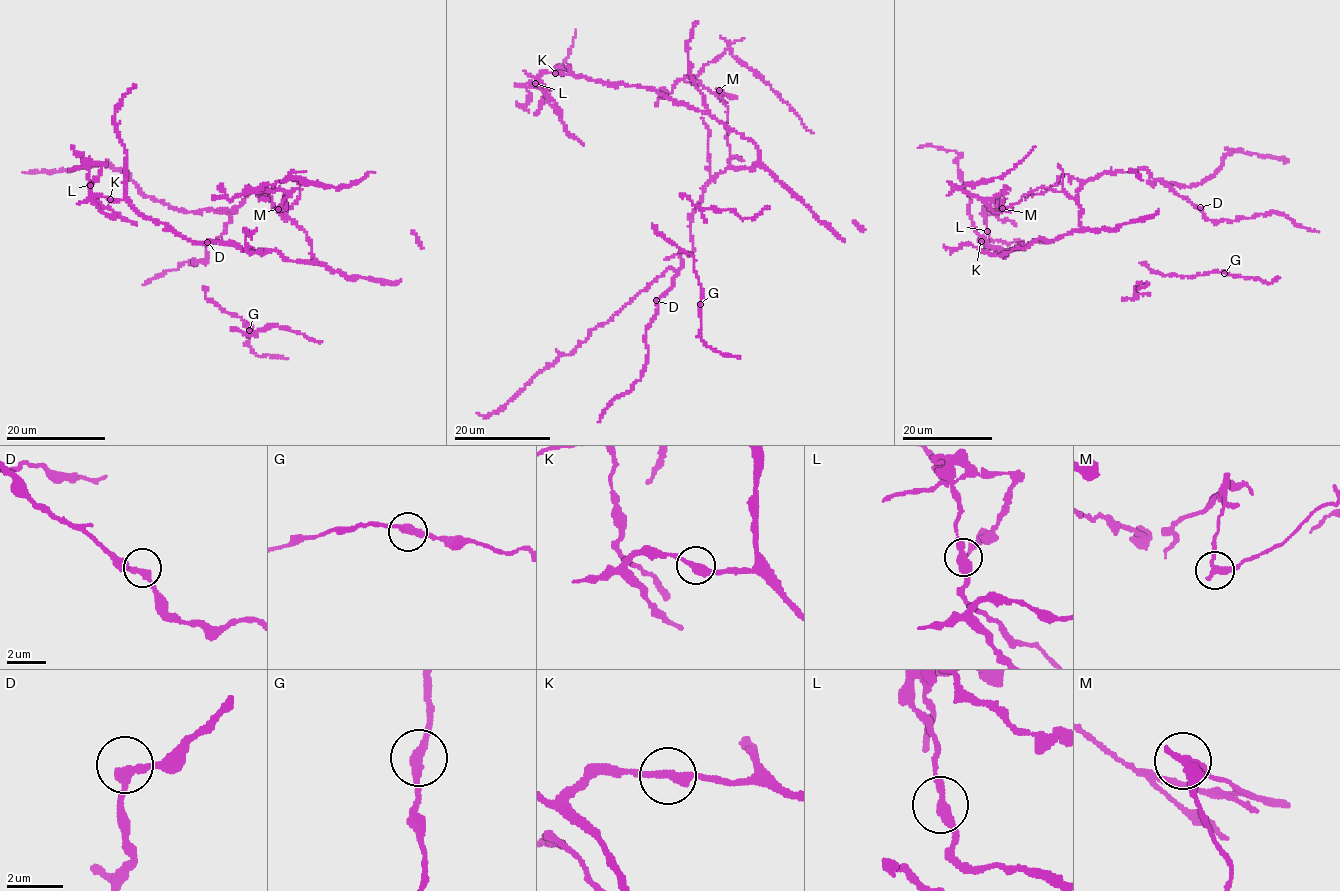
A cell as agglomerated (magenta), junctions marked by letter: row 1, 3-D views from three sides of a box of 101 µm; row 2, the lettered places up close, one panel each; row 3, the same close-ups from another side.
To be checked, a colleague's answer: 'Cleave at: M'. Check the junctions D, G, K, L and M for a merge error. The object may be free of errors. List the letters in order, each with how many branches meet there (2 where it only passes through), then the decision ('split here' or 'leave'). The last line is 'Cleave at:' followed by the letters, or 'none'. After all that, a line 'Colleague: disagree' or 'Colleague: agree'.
D: branches 2; leave
G: branches 2; leave
K: branches 2; leave
L: branches 2; leave
M: branches 2; split here
Cleave at: M
Colleague: agree

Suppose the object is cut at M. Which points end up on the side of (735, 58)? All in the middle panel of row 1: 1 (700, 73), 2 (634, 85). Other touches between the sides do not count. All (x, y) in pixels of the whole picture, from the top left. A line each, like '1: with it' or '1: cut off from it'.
1: with it
2: cut off from it

